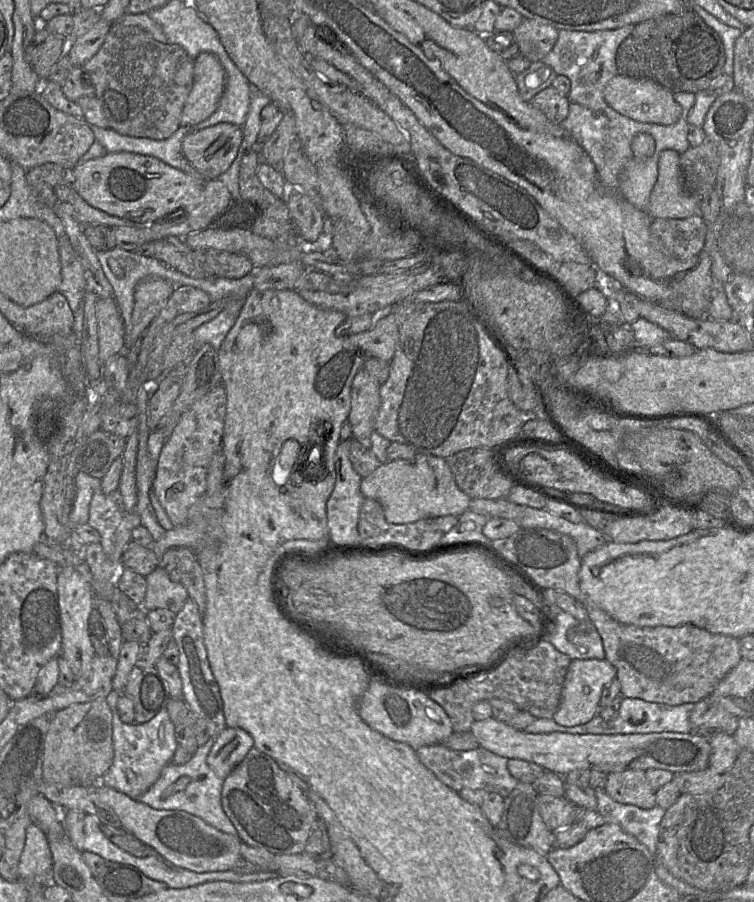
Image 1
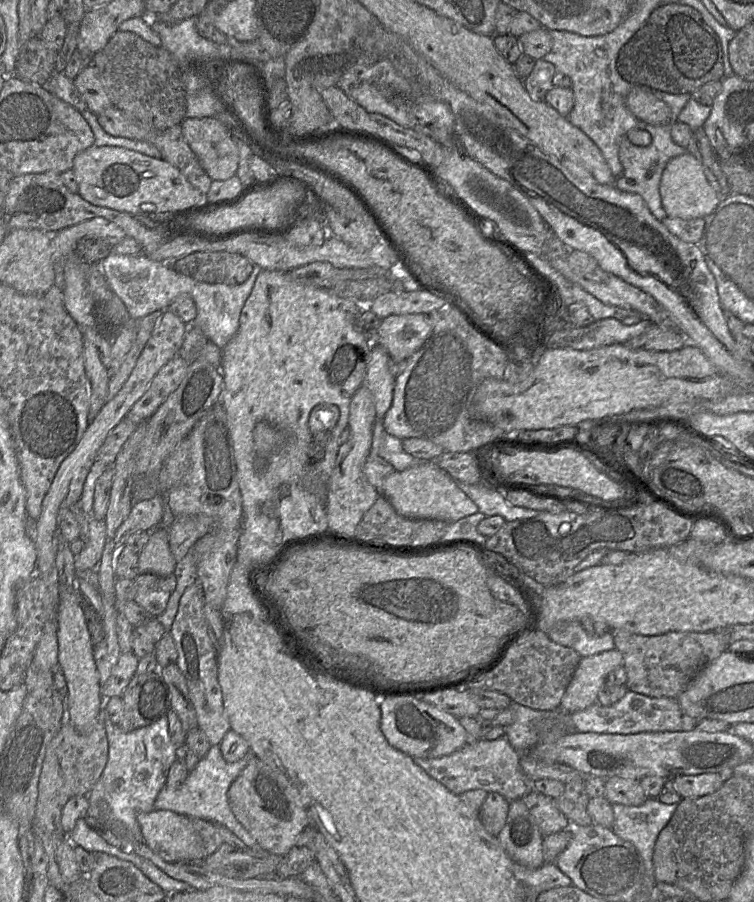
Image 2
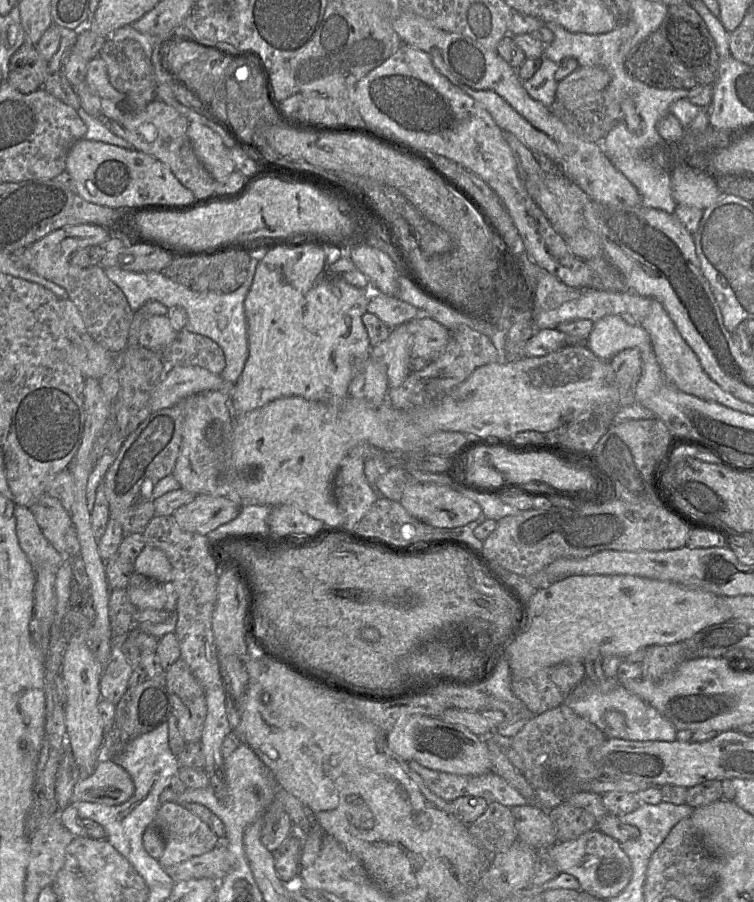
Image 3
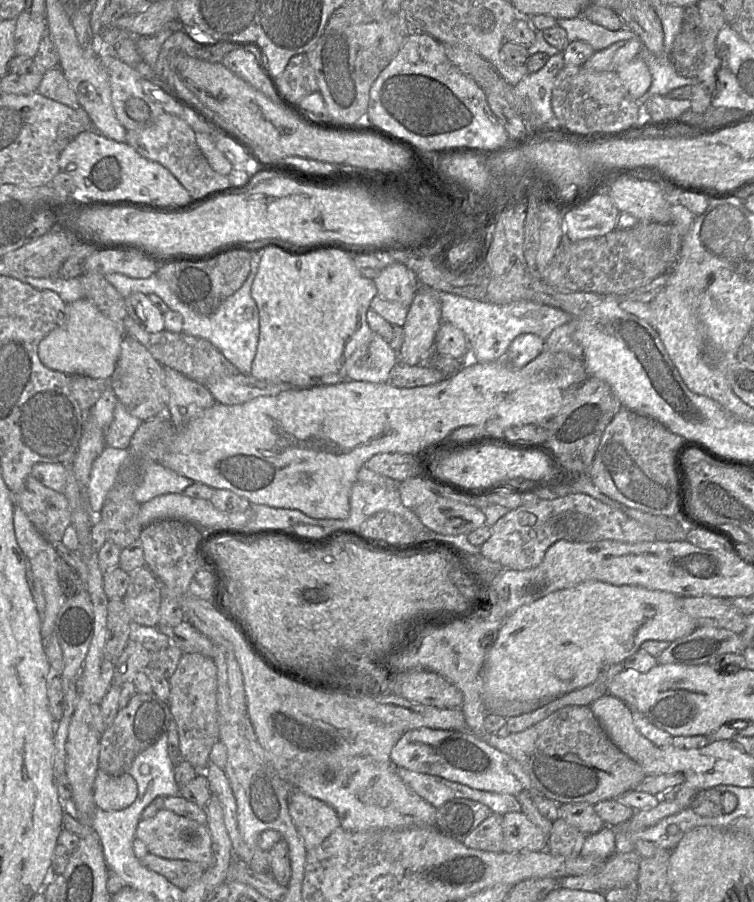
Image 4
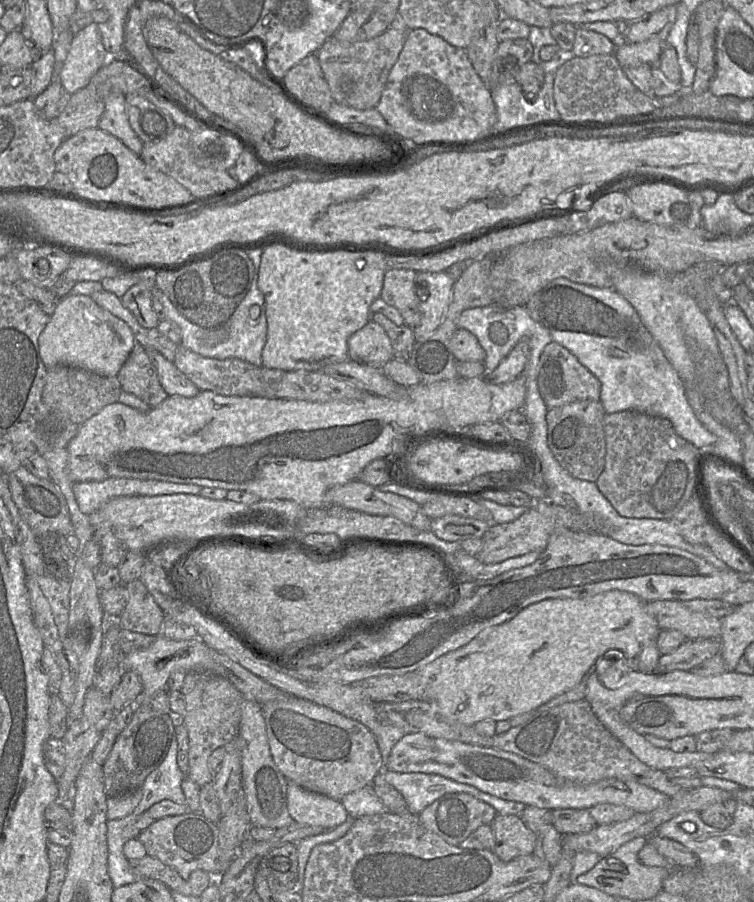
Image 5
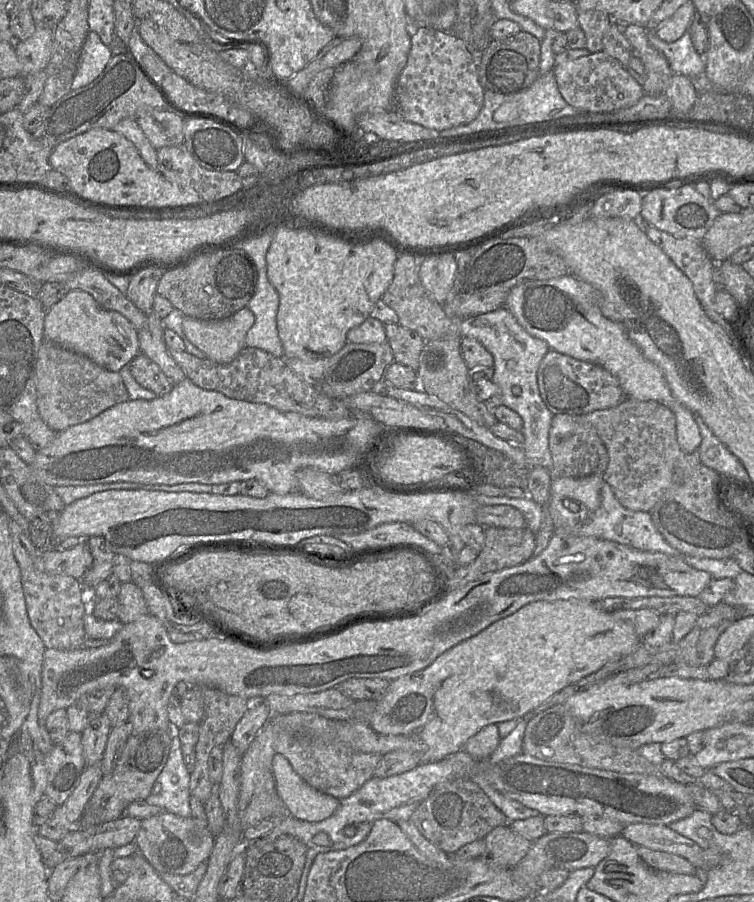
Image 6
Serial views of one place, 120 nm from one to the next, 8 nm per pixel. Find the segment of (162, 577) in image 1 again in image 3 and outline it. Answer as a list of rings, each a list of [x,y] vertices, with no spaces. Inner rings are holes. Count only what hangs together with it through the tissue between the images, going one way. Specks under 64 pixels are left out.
[[[134,572],[126,591],[137,610],[153,609],[161,611],[165,607],[166,594],[163,583]]]

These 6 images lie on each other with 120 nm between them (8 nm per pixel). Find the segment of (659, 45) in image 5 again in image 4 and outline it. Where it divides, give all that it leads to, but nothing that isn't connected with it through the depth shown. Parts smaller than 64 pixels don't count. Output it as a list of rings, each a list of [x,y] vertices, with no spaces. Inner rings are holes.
[[[636,57],[620,66],[617,74],[629,96],[635,101],[641,101],[652,82],[646,62],[641,57]]]

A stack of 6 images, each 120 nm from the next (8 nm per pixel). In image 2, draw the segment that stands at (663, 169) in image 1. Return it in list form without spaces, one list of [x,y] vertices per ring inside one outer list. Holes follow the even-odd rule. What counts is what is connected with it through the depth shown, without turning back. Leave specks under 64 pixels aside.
[[[689,152],[668,161],[661,176],[659,192],[662,206],[671,218],[704,218],[711,214],[720,202],[719,195],[709,183],[702,164]]]

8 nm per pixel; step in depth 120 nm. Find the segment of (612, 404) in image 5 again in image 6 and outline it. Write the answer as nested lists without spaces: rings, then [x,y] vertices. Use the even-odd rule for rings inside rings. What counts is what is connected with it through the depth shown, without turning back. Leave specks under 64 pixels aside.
[[[570,274],[547,280],[527,280],[511,289],[504,307],[530,335],[547,342],[550,349],[602,366],[616,376],[626,399],[654,400],[667,406],[676,418],[676,437],[681,450],[685,453],[698,450],[702,437],[694,413],[673,397],[660,368],[643,356],[640,349],[629,339],[625,328],[602,314],[599,308],[599,293],[589,283]]]

